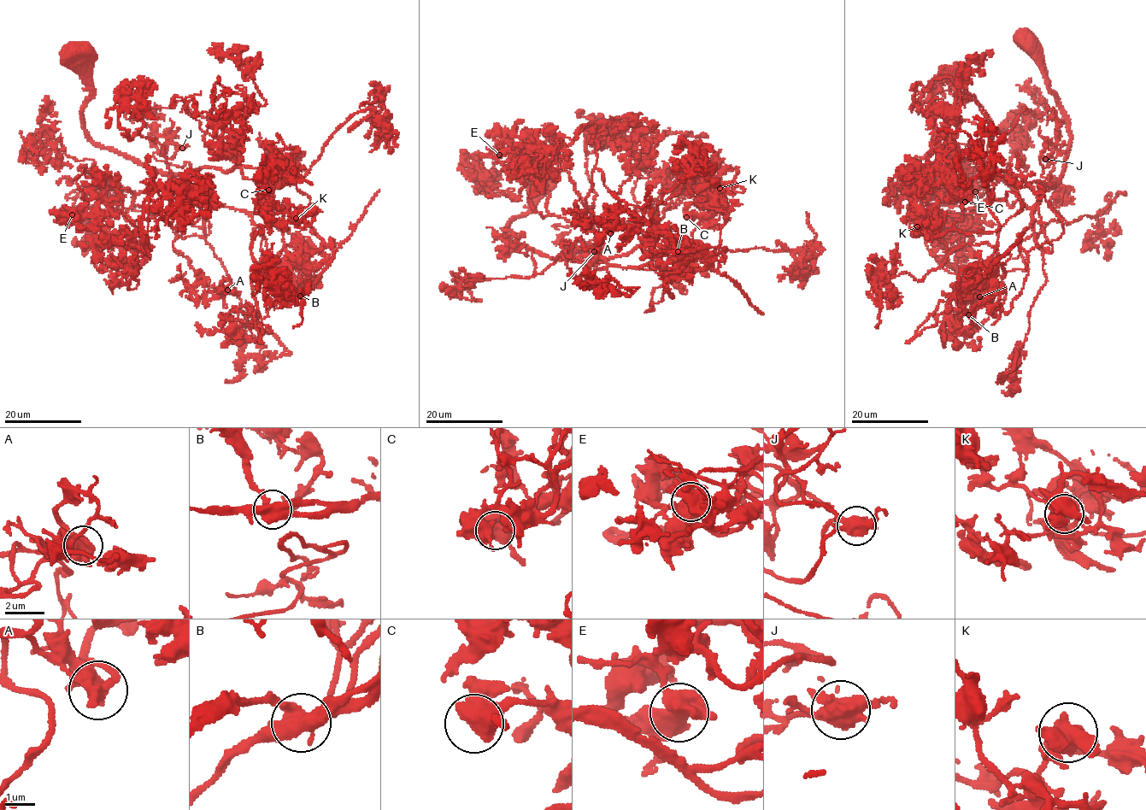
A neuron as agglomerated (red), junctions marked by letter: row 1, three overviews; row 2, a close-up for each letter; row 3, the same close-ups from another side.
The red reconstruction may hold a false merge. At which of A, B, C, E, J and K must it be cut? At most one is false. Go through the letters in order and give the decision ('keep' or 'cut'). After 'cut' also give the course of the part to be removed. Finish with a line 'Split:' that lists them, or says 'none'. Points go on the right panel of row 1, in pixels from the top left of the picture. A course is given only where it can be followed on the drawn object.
A: keep
B: cut; foreign part runs (967, 314), (972, 324)
C: keep
E: keep
J: keep
K: keep
Split: B

